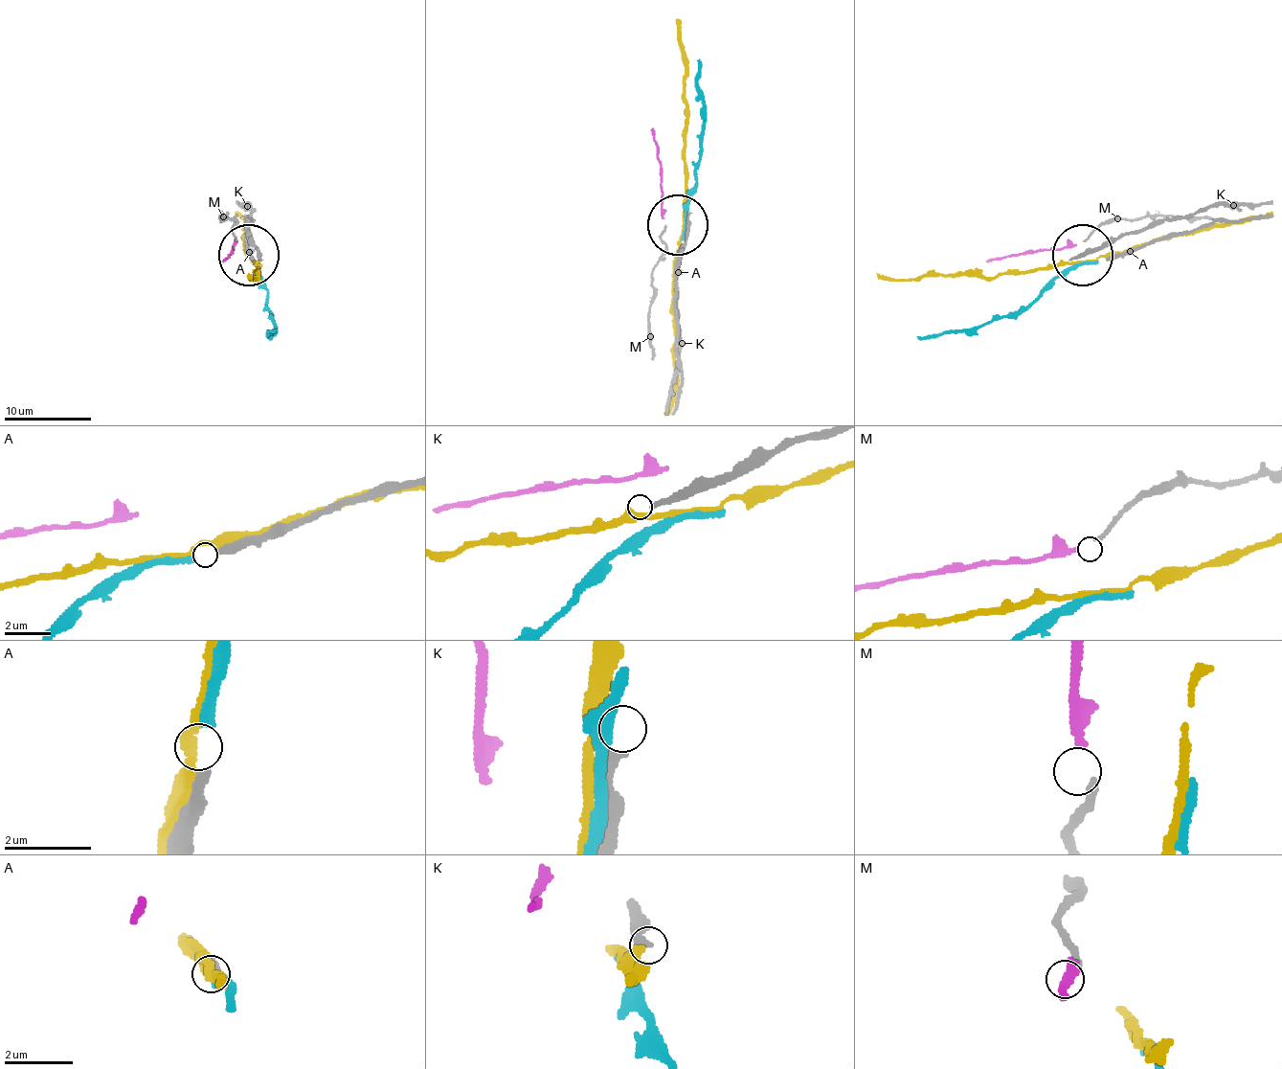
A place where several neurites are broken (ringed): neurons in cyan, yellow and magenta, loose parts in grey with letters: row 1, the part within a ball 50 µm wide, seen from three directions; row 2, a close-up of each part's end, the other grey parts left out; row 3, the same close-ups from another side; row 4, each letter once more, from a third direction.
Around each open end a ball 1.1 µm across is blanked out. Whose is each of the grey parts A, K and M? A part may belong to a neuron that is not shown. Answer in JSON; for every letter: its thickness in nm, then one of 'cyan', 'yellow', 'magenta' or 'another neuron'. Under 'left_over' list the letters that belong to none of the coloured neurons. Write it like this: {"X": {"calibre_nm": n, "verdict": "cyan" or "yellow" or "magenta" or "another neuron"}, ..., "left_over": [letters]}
{"A": {"calibre_nm": 360, "verdict": "cyan"}, "K": {"calibre_nm": 240, "verdict": "another neuron"}, "M": {"calibre_nm": 180, "verdict": "magenta"}, "left_over": ["K"]}

